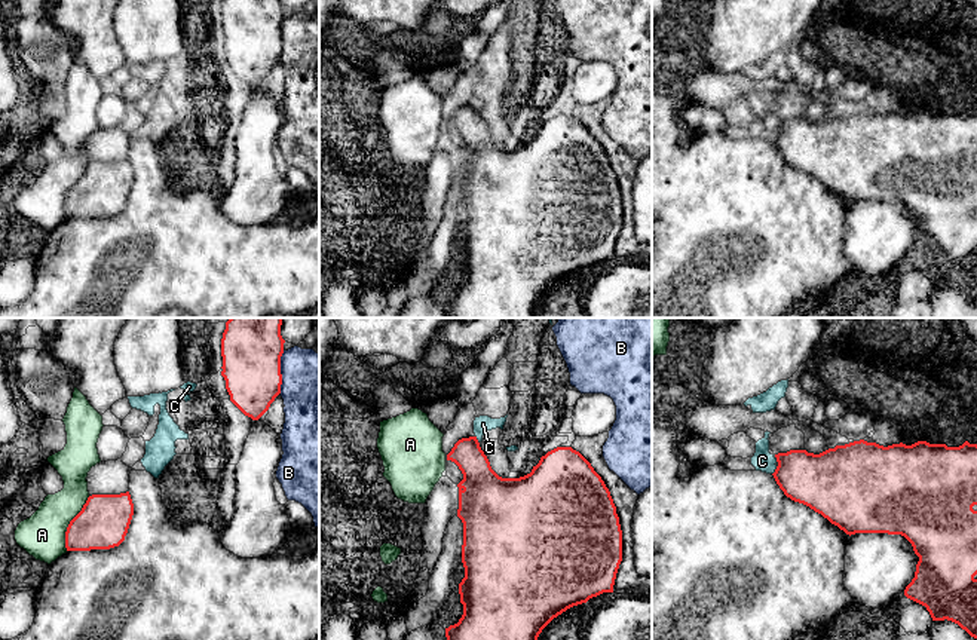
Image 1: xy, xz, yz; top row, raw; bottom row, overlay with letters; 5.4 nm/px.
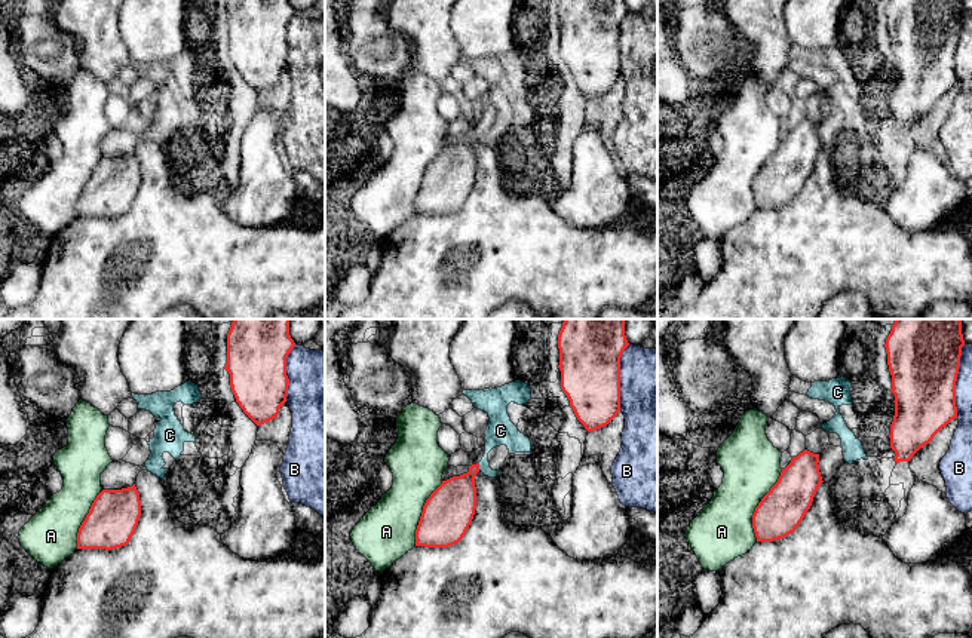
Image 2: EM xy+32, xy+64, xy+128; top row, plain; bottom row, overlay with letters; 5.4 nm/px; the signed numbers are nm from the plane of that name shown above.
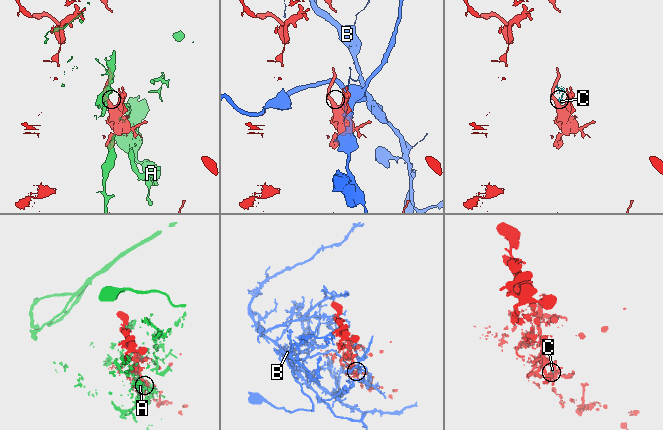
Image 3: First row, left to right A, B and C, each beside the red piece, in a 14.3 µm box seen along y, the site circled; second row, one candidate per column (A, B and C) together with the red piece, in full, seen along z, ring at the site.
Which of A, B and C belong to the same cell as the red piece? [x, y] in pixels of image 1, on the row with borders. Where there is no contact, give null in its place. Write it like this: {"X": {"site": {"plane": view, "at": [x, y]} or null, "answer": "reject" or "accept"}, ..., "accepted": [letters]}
{"A": {"site": {"plane": "xy", "at": [70, 523]}, "answer": "reject"}, "B": {"site": {"plane": "xy", "at": [279, 371]}, "answer": "reject"}, "C": {"site": {"plane": "yz", "at": [775, 471]}, "answer": "reject"}, "accepted": []}

